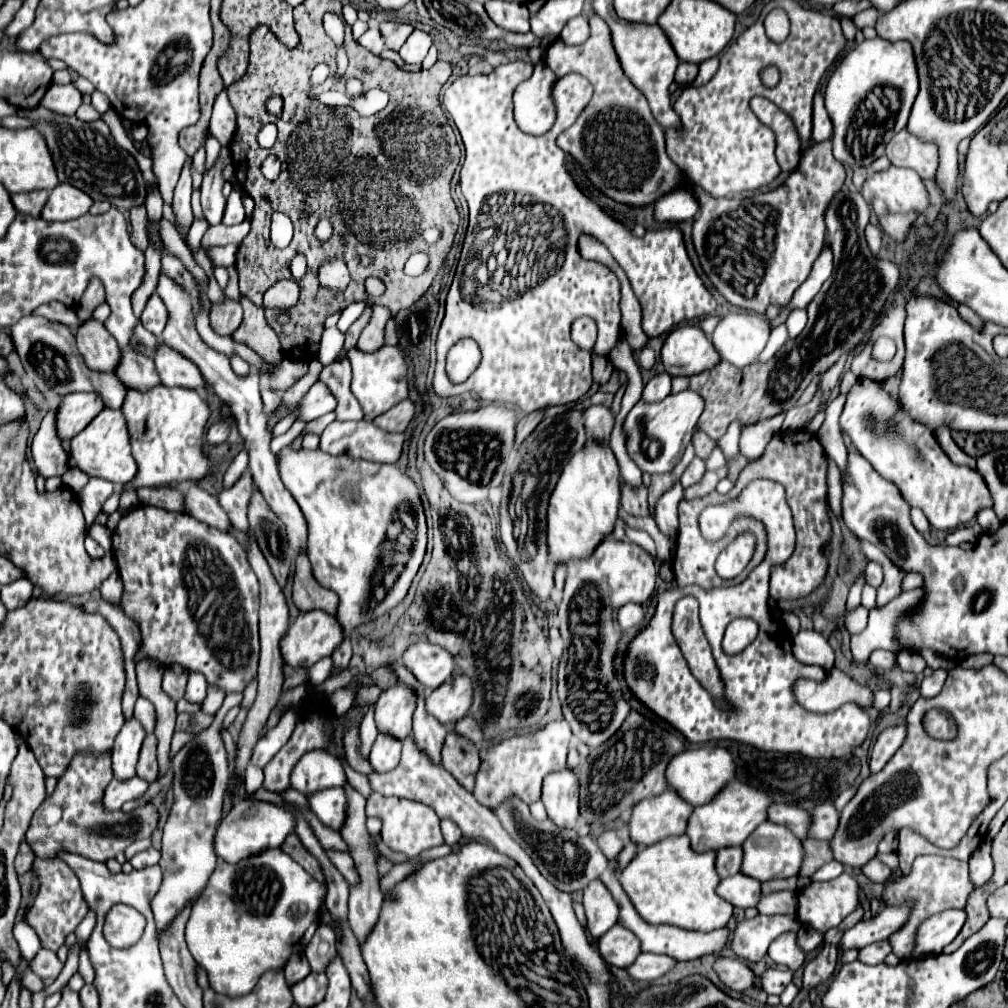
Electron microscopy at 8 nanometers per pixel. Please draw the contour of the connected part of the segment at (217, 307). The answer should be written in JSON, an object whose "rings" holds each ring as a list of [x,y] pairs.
{"rings":[[[224,296],[224,300],[220,304],[212,302],[210,308],[210,326],[216,334],[222,336],[230,336],[242,322],[242,306],[238,300],[228,300]]]}

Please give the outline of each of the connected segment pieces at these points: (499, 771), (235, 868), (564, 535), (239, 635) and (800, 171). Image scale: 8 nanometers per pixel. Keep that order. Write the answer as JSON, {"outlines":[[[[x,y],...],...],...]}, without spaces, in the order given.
{"outlines":[[[[554,720],[548,722],[544,728],[536,730],[534,734],[512,736],[508,740],[502,740],[496,746],[490,746],[476,774],[476,786],[474,786],[476,800],[486,808],[496,808],[510,794],[520,796],[526,804],[540,800],[544,776],[566,768],[568,742],[570,742],[568,722]]],[[[280,848],[244,858],[238,864],[218,862],[208,886],[192,906],[192,914],[186,924],[188,950],[192,958],[206,970],[214,992],[230,998],[244,996],[256,986],[264,972],[282,970],[292,954],[304,952],[318,928],[318,914],[324,898],[326,884],[310,878],[310,874],[298,862],[292,862],[292,858],[288,858],[288,854],[284,854]]],[[[588,440],[584,444],[584,450],[578,450],[568,466],[564,466],[558,484],[550,496],[548,506],[548,552],[554,562],[568,562],[574,556],[588,556],[606,534],[612,532],[614,522],[618,520],[618,508],[620,508],[620,472],[618,462],[606,442]]],[[[142,504],[138,508],[134,508],[132,512],[124,514],[122,520],[118,522],[118,528],[114,532],[112,552],[116,556],[118,572],[120,572],[120,578],[122,578],[122,584],[124,584],[124,592],[122,592],[122,598],[120,598],[122,610],[128,616],[132,616],[134,620],[138,620],[140,632],[142,632],[142,644],[136,652],[134,662],[140,662],[144,658],[152,658],[152,660],[158,660],[164,666],[180,664],[186,670],[204,674],[208,684],[216,684],[216,686],[224,688],[226,692],[242,692],[246,688],[246,684],[256,676],[256,670],[258,670],[258,652],[260,652],[260,646],[258,646],[258,604],[260,604],[260,598],[258,598],[256,574],[252,574],[252,568],[248,566],[248,558],[246,558],[246,552],[240,546],[240,542],[236,542],[236,538],[232,538],[232,534],[220,532],[216,528],[208,528],[206,524],[198,522],[196,518],[192,518],[184,512],[168,512],[168,510],[162,510],[162,508],[156,508],[156,506],[144,506]]],[[[832,140],[812,142],[804,150],[798,168],[784,180],[782,186],[778,186],[772,192],[758,194],[754,198],[714,198],[708,192],[704,192],[704,188],[688,180],[700,204],[698,224],[694,224],[692,228],[692,240],[694,240],[694,248],[700,258],[702,270],[706,272],[714,288],[730,304],[746,308],[746,310],[756,310],[760,314],[770,304],[778,304],[778,306],[788,304],[792,294],[798,290],[798,286],[808,278],[814,260],[824,248],[824,234],[826,234],[824,210],[828,208],[834,192],[842,188],[844,180],[846,180],[846,168],[842,162],[836,162],[836,158],[832,156]]]]}

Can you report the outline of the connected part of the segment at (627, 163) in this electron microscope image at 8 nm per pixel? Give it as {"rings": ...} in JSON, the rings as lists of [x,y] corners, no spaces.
{"rings":[[[598,17],[590,18],[590,35],[584,44],[568,46],[558,38],[546,48],[544,62],[558,78],[578,72],[594,86],[590,104],[582,110],[576,124],[558,136],[556,144],[582,166],[586,178],[604,196],[632,208],[644,208],[666,192],[676,190],[688,176],[668,158],[664,128],[652,116],[644,94],[622,72],[610,40],[610,29]]]}

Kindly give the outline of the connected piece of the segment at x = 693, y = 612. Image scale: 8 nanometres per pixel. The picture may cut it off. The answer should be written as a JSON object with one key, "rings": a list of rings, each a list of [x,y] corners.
{"rings":[[[684,596],[682,600],[678,600],[678,604],[674,606],[674,614],[672,618],[672,632],[692,674],[698,678],[698,682],[708,688],[708,692],[714,698],[722,698],[720,694],[724,692],[718,668],[714,664],[708,640],[702,632],[702,628],[698,625],[698,600],[694,600],[692,596]]]}

